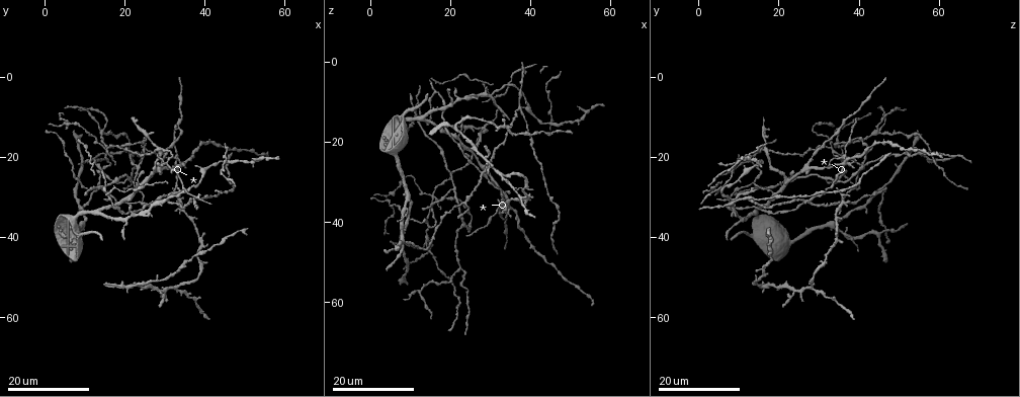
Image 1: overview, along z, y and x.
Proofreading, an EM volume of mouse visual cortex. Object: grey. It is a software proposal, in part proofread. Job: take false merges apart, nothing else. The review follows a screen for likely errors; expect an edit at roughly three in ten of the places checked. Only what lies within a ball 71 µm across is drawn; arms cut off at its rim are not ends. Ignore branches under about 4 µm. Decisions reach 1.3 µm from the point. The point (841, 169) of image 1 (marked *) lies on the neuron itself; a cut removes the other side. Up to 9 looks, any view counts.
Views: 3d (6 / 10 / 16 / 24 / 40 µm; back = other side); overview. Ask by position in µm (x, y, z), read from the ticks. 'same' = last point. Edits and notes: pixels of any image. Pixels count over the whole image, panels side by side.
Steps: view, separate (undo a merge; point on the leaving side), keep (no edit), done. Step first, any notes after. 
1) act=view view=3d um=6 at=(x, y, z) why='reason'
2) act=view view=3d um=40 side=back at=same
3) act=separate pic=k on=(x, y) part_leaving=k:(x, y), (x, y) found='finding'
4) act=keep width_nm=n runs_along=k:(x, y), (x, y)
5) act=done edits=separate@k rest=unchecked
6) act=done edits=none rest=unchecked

act=view view=3d um=24 at=(28.5, 18.0, 16.5) why='four-way junction'

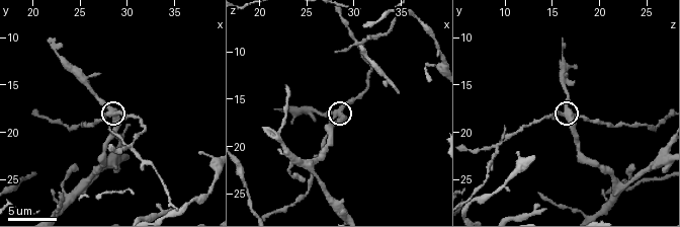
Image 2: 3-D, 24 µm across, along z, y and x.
act=view view=3d um=6 at=(28.0, 17.8, 16.6) why='zoom in'

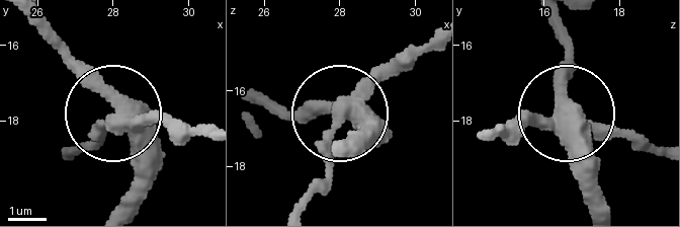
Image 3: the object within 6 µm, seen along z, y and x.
act=separate pic=3 on=(97, 135) part_leaving=3:(118, 123), (77, 151) found='a second neuron is stuck on'

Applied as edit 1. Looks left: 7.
act=view view=overview

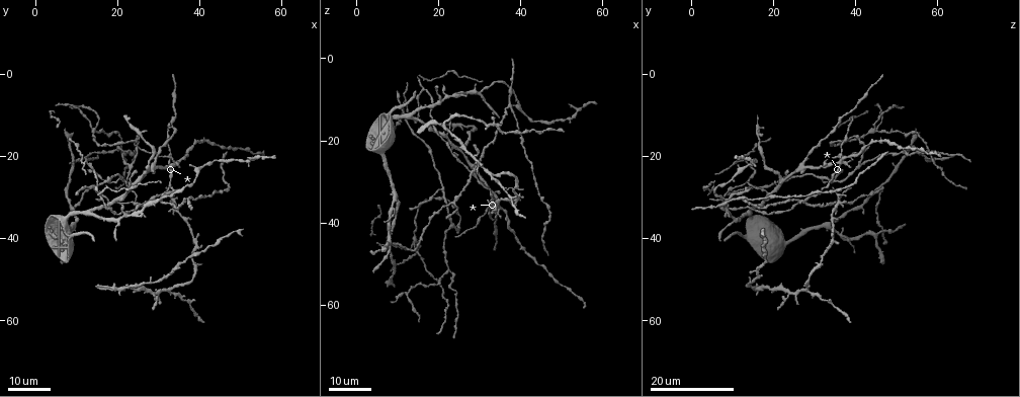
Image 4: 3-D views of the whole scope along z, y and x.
act=view view=3d um=16 at=(21.5, 29.0, 19.0) why='three arms meet'

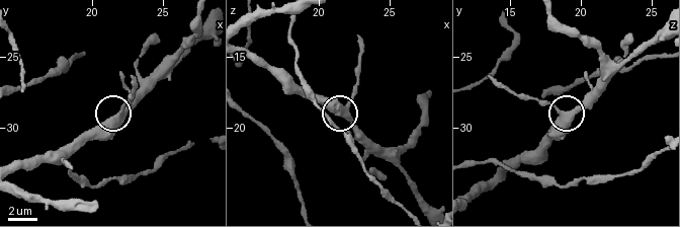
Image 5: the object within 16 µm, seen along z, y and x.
act=view view=3d um=6 at=(22.0, 29.2, 18.8)

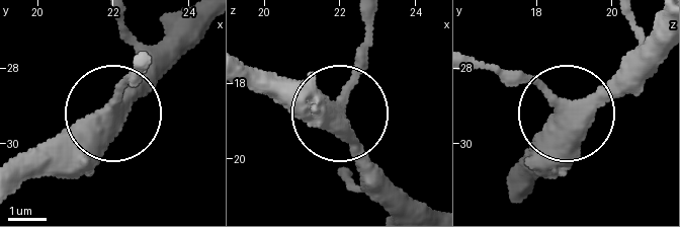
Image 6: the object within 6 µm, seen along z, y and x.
act=keep side_arm_um=6 runs_along=6:(418, 206), (369, 157), (340, 105), (366, 34) found='all the same neuron'

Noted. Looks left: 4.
act=view view=3d um=16 at=(28.5, 31.5, 27.5)

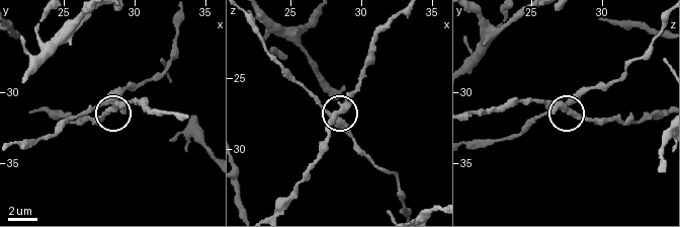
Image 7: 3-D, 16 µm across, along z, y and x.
act=view view=3d um=6 at=(28.2, 31.4, 27.6)

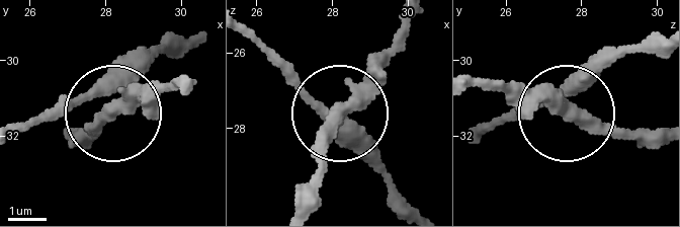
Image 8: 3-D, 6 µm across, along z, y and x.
act=view view=3d um=6 side=back at=(28.20, 31.25, 27.50)

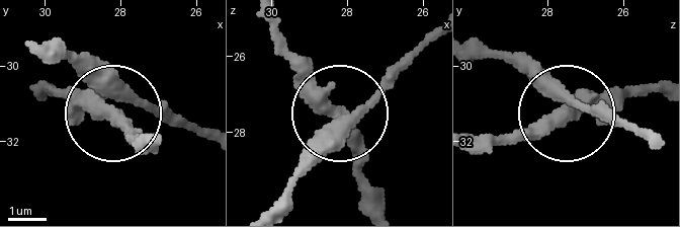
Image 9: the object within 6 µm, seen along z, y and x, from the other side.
act=keep side_arm_um=60 runs_along=9:(474, 50), (522, 69), (567, 114), (599, 107), (645, 127) found='all the same neuron'

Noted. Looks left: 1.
act=done edits=separate@3 rest=unchecked

